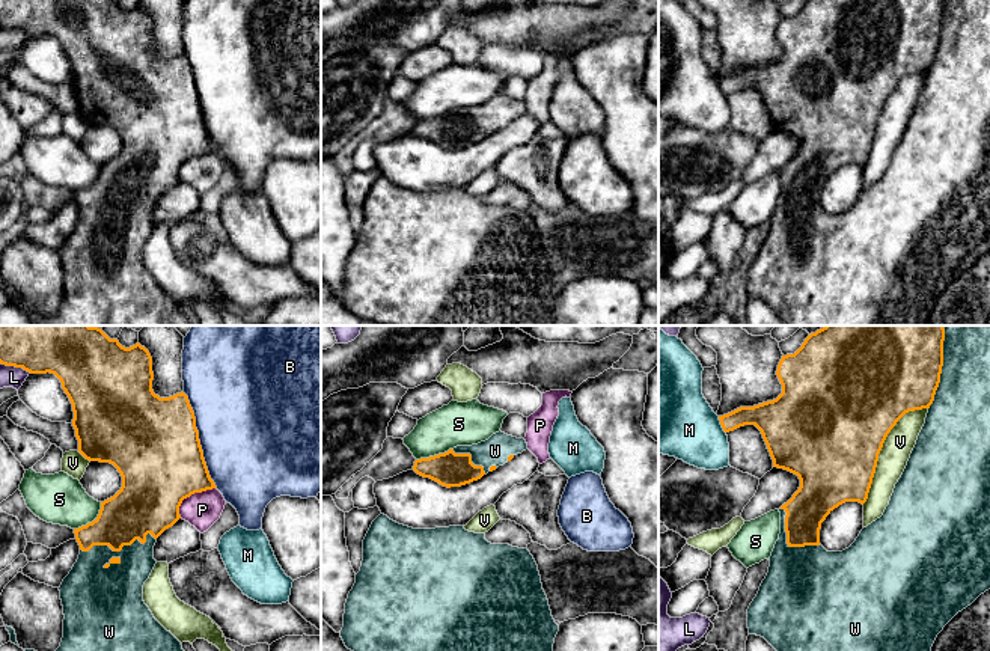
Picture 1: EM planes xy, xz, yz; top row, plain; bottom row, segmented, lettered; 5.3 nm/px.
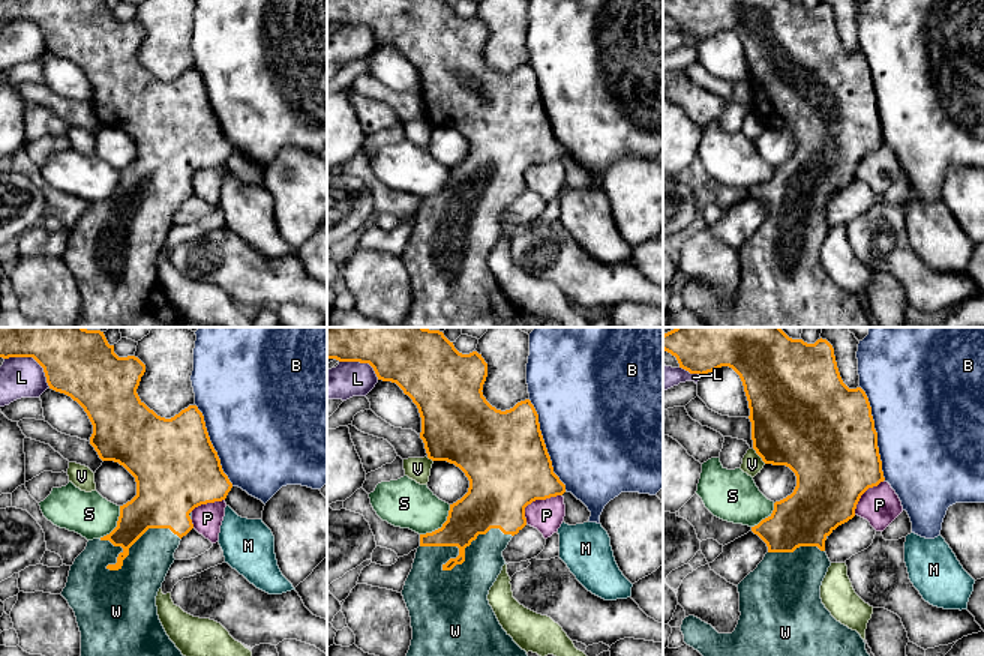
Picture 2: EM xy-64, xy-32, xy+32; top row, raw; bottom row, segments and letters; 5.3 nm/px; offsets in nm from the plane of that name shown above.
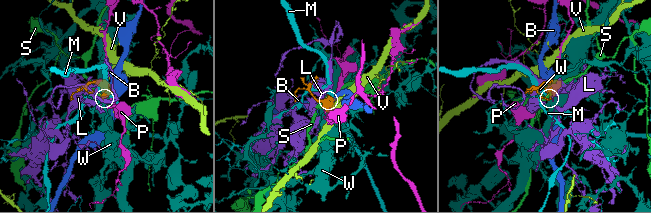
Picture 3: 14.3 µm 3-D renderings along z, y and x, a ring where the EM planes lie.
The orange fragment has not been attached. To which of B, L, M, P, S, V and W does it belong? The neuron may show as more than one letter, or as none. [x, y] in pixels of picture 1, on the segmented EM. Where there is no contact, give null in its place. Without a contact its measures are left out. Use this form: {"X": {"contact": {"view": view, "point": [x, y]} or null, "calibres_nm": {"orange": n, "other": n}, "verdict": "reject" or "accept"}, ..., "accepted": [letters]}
{"B": {"contact": {"view": "xy", "point": [199, 440]}, "calibres_nm": {"orange": 480, "other": 500}, "verdict": "reject"}, "L": {"contact": {"view": "xy", "point": [15, 366]}, "calibres_nm": {"orange": 460, "other": 110}, "verdict": "reject"}, "M": {"contact": {"view": "yz", "point": [722, 425]}, "calibres_nm": {"orange": 160, "other": 380}, "verdict": "reject"}, "P": {"contact": {"view": "xy", "point": [190, 495]}, "calibres_nm": {"orange": 460, "other": 190}, "verdict": "reject"}, "S": {"contact": {"view": "xy", "point": [94, 520]}, "calibres_nm": {"orange": 280, "other": 260}, "verdict": "reject"}, "V": {"contact": {"view": "yz", "point": [882, 446]}, "calibres_nm": {"orange": 500, "other": 160}, "verdict": "reject"}, "W": {"contact": {"view": "xy", "point": [119, 550]}, "calibres_nm": {"orange": 280, "other": 320}, "verdict": "accept"}, "accepted": ["W"]}

